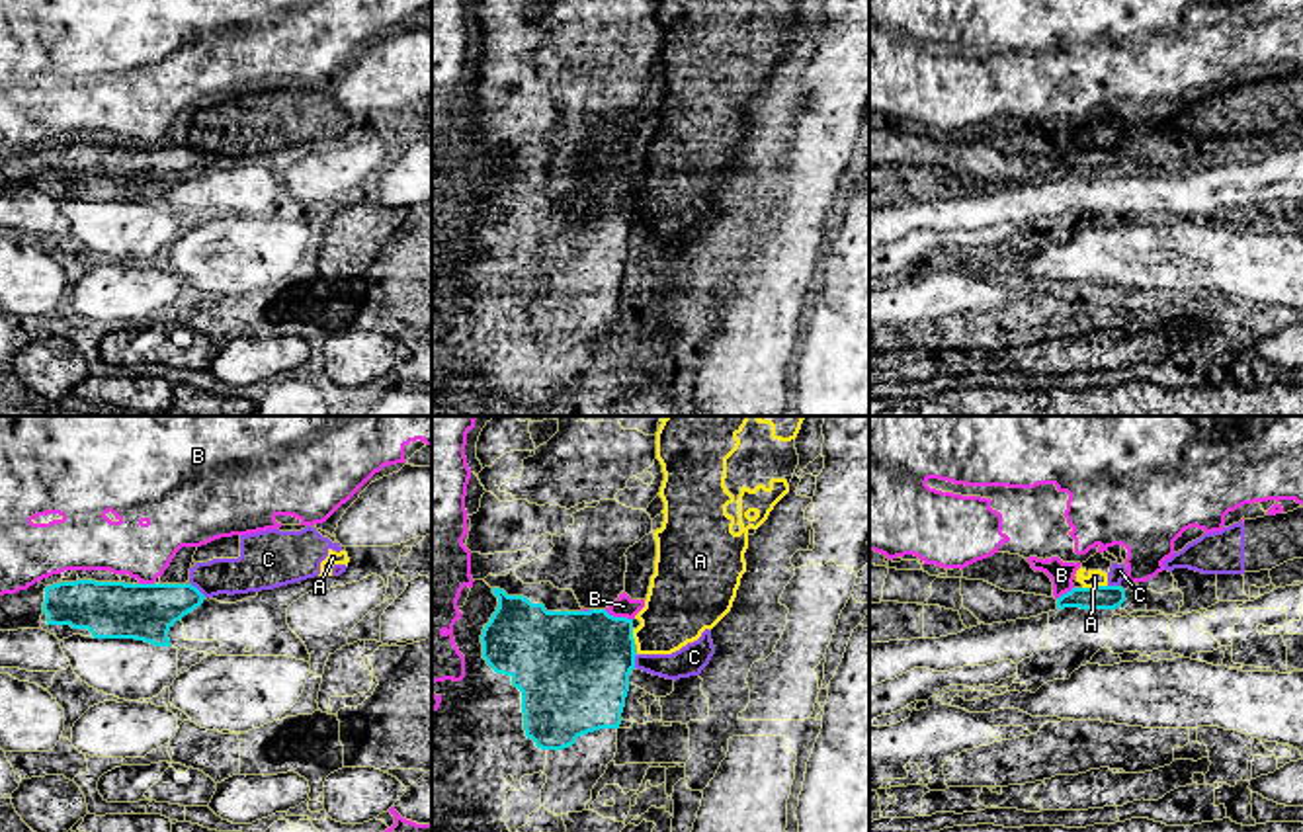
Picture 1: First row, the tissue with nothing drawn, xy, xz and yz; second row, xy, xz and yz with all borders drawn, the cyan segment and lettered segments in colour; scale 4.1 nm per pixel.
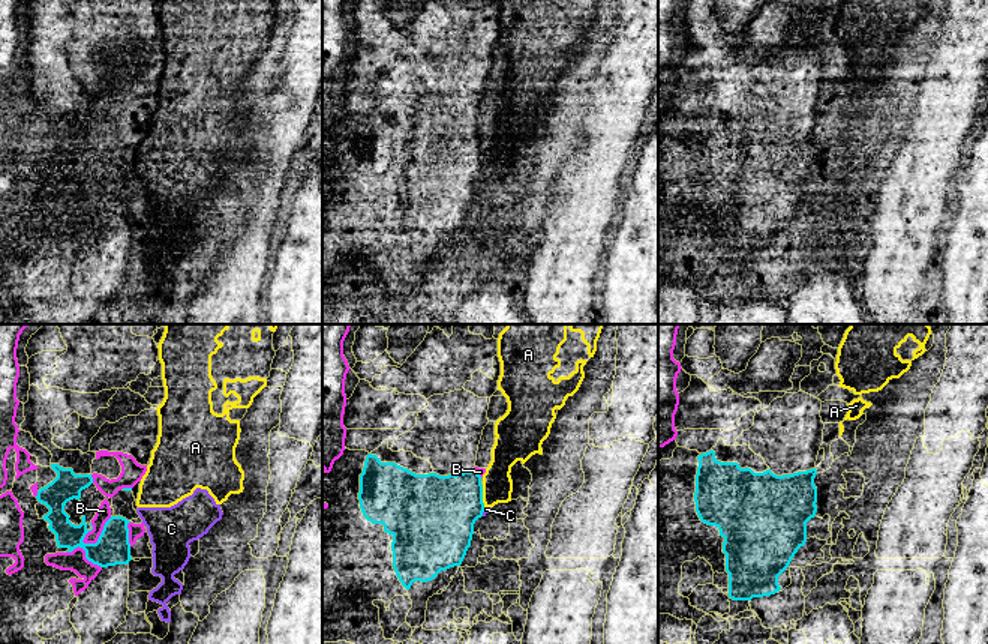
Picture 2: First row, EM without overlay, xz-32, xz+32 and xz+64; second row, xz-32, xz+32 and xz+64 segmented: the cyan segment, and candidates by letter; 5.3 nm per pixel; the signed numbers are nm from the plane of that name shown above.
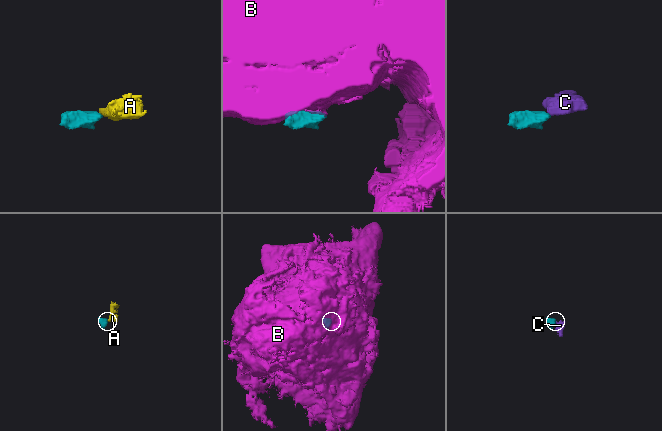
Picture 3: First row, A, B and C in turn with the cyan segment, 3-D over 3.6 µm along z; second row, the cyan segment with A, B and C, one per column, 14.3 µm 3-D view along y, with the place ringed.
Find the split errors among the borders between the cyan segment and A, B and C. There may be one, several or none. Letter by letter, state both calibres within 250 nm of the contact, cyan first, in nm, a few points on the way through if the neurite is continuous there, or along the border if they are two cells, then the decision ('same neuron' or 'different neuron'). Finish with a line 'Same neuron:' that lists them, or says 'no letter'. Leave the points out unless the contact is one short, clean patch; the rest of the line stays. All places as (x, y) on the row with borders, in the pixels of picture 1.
A: 100 nm thick on the cyan side, 60 nm on the other; border along yz (1106, 584), (1083, 588); different neuron
B: 440 nm thick on the cyan side, 90 nm on the other; different neuron
C: 240 nm thick on the cyan side, 170 nm on the other; border along xy (190, 582), (206, 596); different neuron
Same neuron: no letter

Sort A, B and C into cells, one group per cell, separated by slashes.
A C / B

